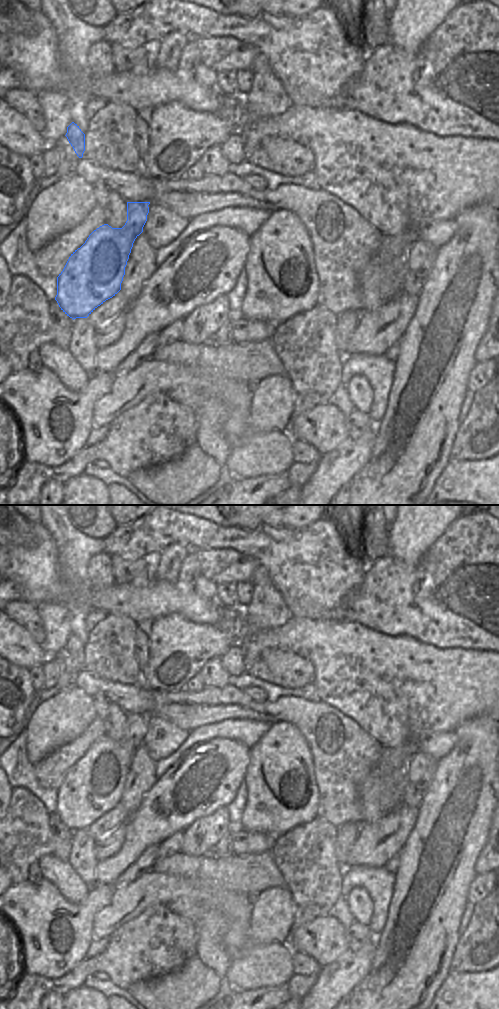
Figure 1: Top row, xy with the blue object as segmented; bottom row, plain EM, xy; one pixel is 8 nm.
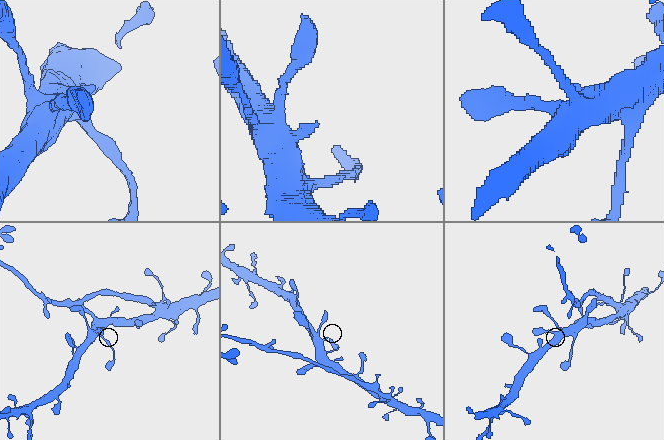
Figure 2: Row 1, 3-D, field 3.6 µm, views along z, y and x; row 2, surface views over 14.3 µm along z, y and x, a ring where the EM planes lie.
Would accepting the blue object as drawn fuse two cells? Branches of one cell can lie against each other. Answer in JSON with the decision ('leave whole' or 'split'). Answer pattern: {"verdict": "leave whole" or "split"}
{"verdict": "leave whole"}

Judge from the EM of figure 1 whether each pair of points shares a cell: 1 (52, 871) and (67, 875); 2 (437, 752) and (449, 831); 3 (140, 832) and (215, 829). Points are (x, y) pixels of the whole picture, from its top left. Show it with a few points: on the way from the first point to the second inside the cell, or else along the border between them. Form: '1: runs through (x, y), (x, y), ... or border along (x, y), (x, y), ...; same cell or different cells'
1: runs through (56, 871), (63, 875); same cell
2: border along (454, 741), (453, 747), (437, 760); different cells
3: border along (203, 817), (198, 817), (183, 830); different cells

